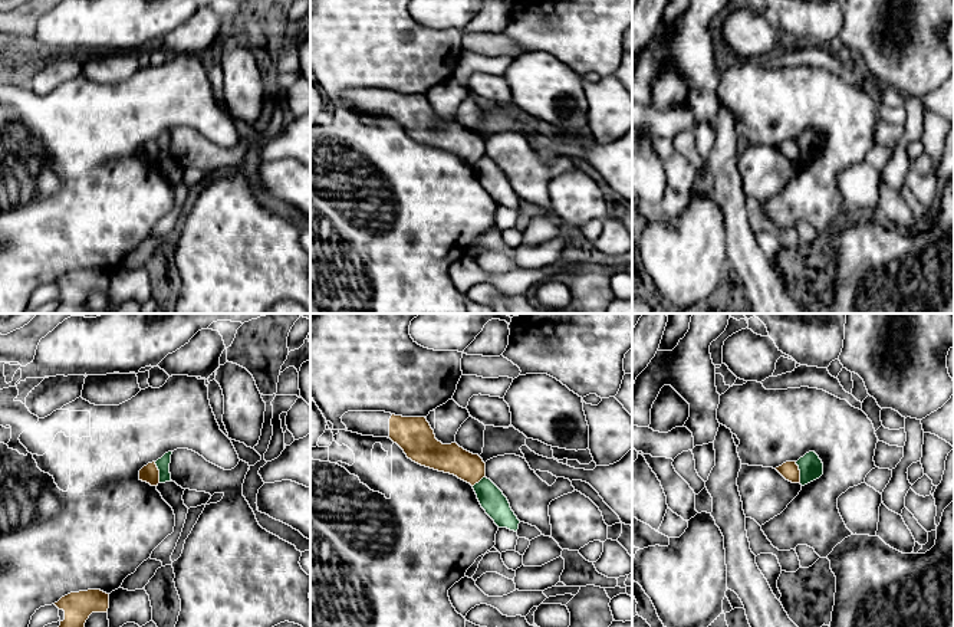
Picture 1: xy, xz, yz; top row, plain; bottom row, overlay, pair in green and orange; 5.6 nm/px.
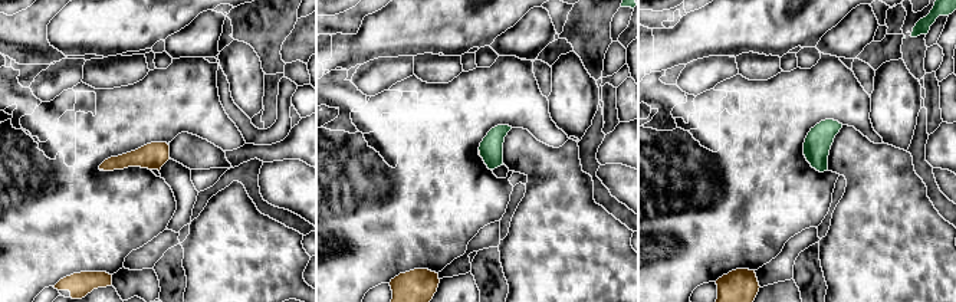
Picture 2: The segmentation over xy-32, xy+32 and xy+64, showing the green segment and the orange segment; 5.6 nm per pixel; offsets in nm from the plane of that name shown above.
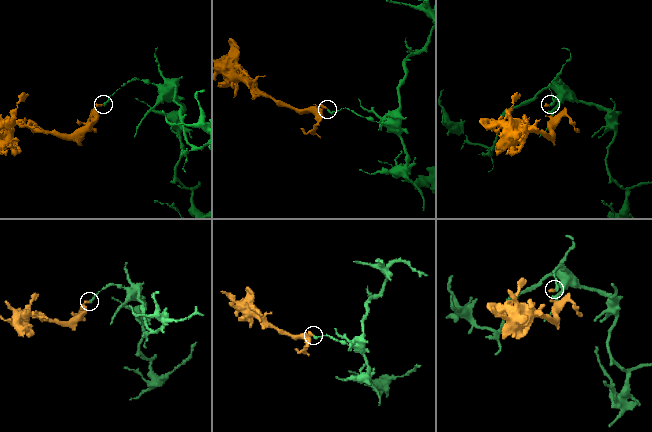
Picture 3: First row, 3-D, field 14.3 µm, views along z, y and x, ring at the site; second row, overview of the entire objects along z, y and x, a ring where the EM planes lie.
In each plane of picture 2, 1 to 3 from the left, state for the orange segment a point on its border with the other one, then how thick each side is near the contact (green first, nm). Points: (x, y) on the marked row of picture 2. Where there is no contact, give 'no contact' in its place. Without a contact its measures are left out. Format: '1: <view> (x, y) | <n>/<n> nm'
1: no contact
2: xy+32 (480, 153) | 130/20 nm
3: no contact

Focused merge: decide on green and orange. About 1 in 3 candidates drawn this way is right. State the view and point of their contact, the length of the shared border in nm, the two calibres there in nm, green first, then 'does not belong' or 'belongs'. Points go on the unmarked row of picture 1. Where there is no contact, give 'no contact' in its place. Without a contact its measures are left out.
meets green in xy at (160, 150); contact 120 nm long; 70 nm thick on the green side, 110 nm on the other; does not belong

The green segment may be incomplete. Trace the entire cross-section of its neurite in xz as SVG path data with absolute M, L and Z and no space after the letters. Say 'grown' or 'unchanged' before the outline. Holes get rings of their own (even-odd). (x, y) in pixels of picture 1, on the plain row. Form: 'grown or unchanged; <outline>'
unchanged; M483 155L473 167L481 186L499 206L517 210L520 198L511 188L507 175L490 157Z

